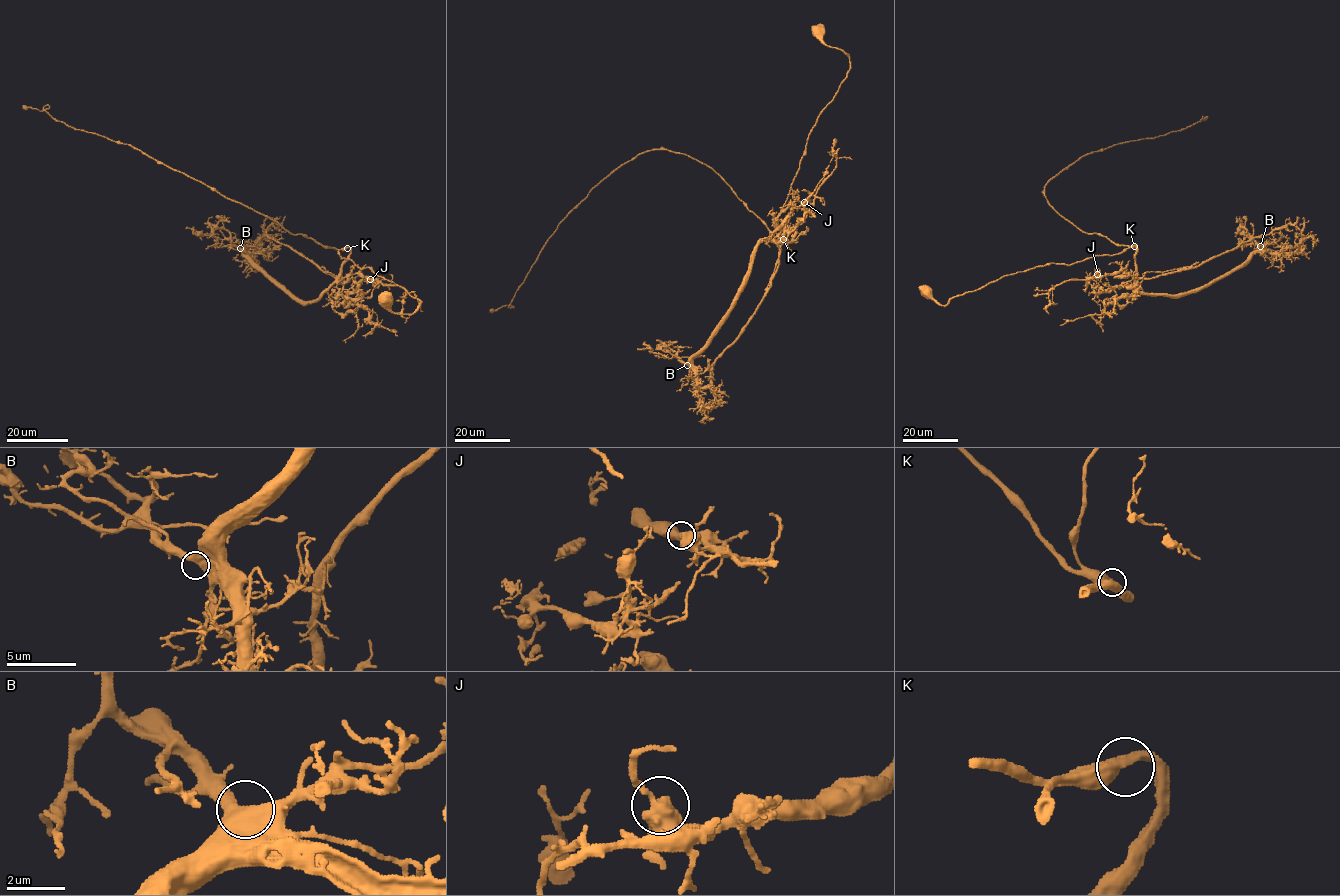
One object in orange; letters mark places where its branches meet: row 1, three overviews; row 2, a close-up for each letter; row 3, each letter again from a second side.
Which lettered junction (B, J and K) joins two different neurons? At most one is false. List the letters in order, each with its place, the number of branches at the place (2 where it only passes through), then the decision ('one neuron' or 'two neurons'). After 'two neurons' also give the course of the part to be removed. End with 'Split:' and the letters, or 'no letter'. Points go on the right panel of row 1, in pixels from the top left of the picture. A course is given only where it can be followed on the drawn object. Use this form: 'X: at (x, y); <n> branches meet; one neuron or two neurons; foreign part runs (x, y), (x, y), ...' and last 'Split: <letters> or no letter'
B: at (1260, 246); 2 branches meet; one neuron
J: at (1097, 274); 2 branches meet; one neuron
K: at (1134, 246); 2 branches meet; one neuron
Split: no letter

